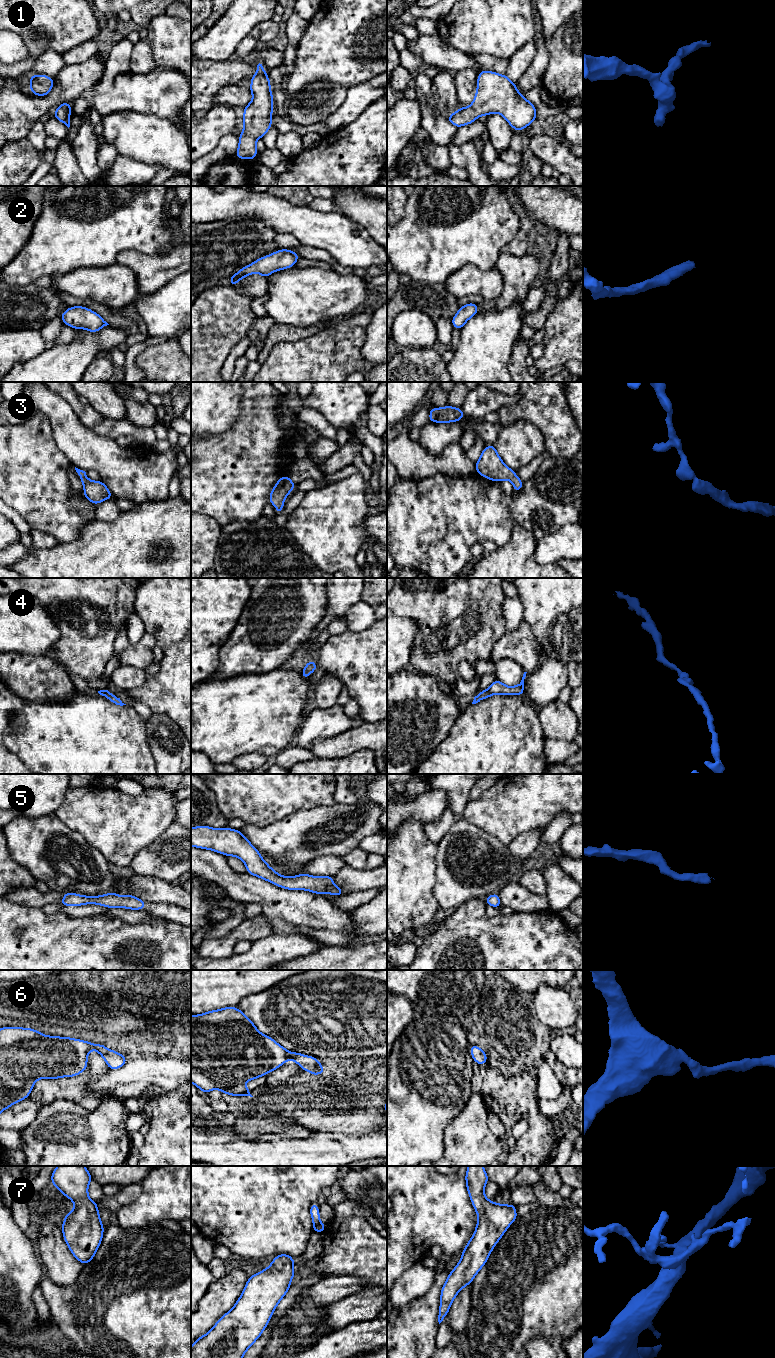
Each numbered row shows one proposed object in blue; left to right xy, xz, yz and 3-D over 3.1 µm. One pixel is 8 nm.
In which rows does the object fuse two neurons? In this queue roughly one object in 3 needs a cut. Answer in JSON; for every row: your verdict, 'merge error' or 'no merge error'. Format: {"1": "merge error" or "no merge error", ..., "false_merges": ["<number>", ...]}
{"1": "no merge error", "2": "no merge error", "3": "no merge error", "4": "no merge error", "5": "no merge error", "6": "no merge error", "7": "no merge error", "false_merges": []}

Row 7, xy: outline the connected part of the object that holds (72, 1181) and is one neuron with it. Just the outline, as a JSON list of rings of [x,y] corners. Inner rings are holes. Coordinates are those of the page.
[[[57,1166],[51,1174],[52,1186],[56,1186],[63,1195],[73,1201],[74,1210],[67,1213],[62,1226],[63,1238],[69,1247],[70,1252],[83,1265],[89,1263],[101,1244],[104,1232],[104,1226],[98,1212],[98,1204],[92,1201],[88,1196],[88,1185],[92,1181],[92,1177],[85,1166]]]

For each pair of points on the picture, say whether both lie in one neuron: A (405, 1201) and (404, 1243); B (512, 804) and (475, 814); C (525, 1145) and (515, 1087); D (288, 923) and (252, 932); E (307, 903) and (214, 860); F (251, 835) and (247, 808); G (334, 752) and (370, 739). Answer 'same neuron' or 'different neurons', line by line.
A: same neuron
B: same neuron
C: same neuron
D: different neurons
E: same neuron
F: different neurons
G: same neuron

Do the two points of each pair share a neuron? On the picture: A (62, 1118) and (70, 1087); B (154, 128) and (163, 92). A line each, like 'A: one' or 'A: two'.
A: two
B: two

